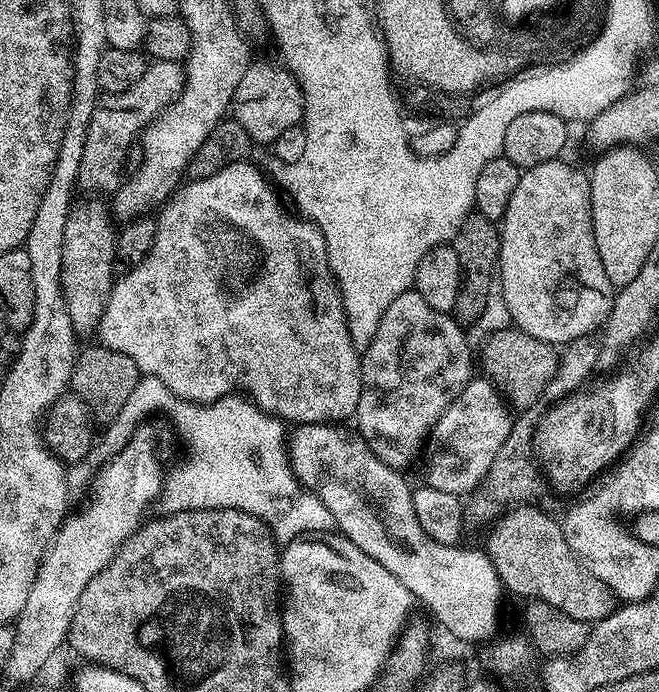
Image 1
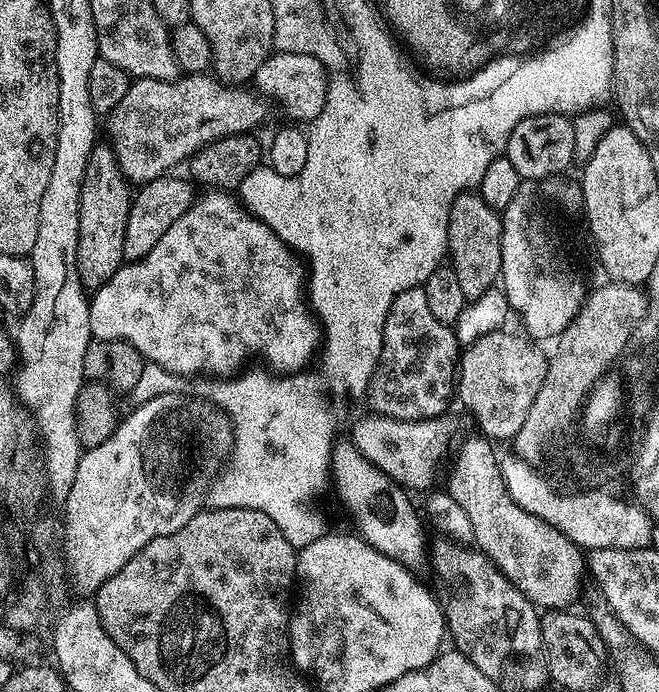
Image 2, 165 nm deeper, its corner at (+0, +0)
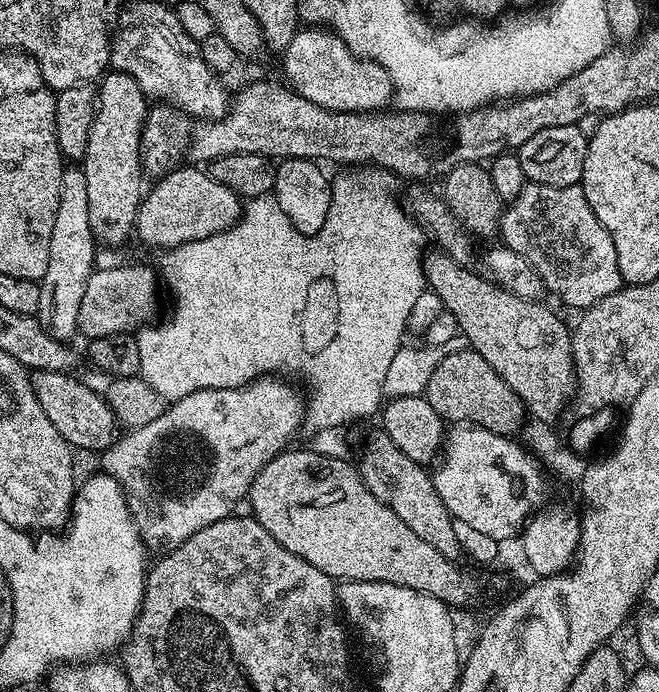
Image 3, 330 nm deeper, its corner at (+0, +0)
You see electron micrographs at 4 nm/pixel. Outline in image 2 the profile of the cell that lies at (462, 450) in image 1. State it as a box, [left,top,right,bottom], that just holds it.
[350,414,448,489]

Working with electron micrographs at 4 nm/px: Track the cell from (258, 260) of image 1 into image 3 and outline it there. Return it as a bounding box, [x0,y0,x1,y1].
[78,264,158,340]

